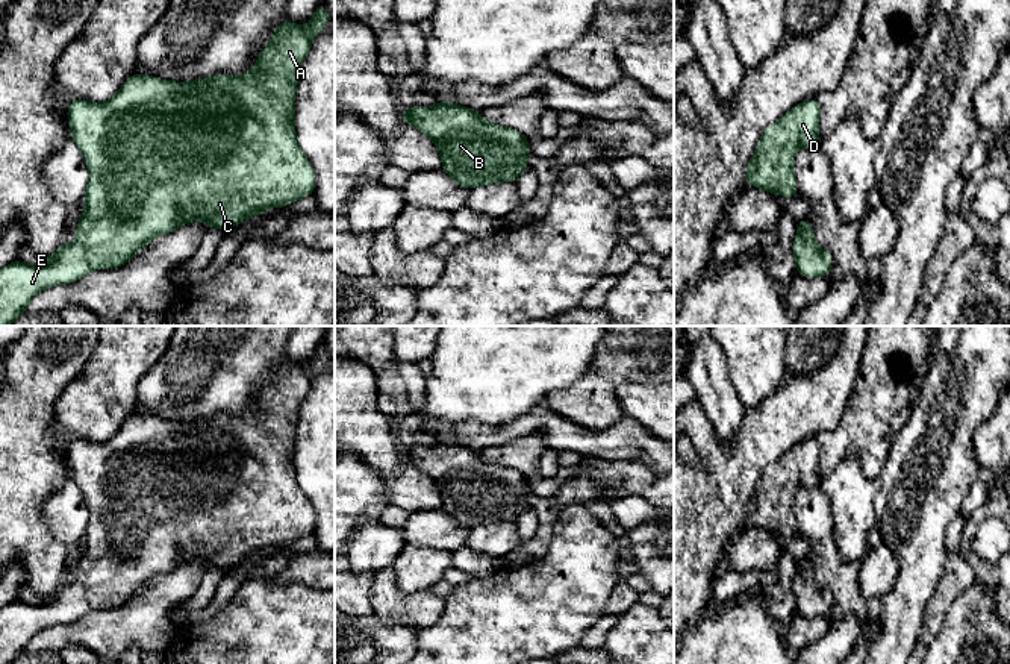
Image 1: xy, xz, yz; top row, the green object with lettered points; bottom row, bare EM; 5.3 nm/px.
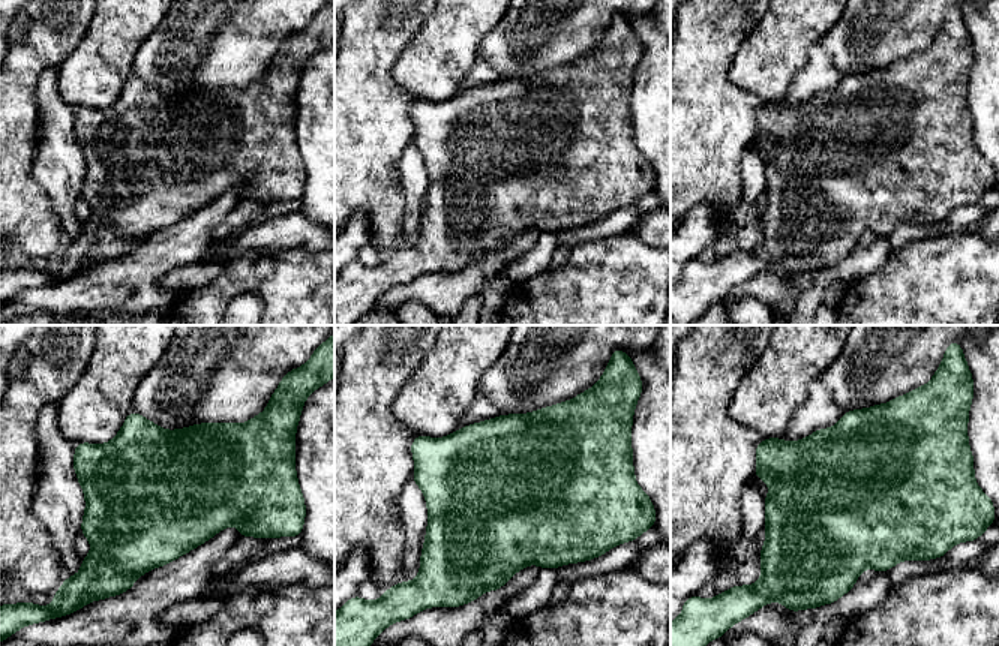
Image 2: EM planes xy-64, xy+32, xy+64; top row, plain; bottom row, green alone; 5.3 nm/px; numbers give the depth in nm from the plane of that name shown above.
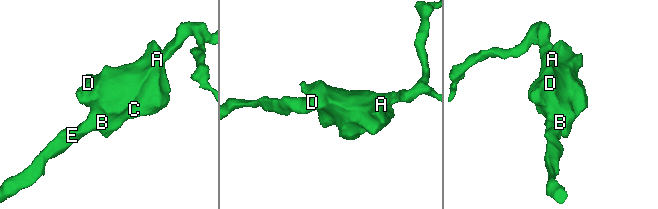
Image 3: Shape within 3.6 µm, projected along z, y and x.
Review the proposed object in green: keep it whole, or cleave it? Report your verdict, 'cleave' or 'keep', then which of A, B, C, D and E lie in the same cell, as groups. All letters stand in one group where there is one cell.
keep; A B C D E

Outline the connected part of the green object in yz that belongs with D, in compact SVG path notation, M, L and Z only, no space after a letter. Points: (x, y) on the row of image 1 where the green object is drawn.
M815 97L796 105L768 126L745 168L748 185L769 194L798 197L793 158L801 147L821 147L819 115L821 108Z

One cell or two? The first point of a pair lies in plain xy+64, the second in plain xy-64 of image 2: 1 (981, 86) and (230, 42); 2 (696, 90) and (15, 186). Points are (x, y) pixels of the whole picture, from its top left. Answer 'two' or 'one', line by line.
1: two
2: one

